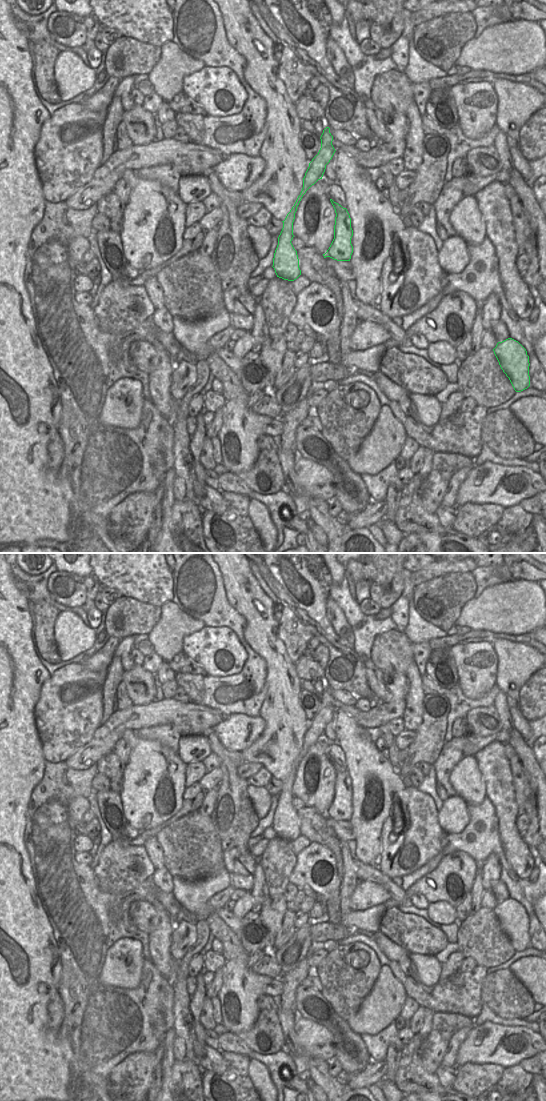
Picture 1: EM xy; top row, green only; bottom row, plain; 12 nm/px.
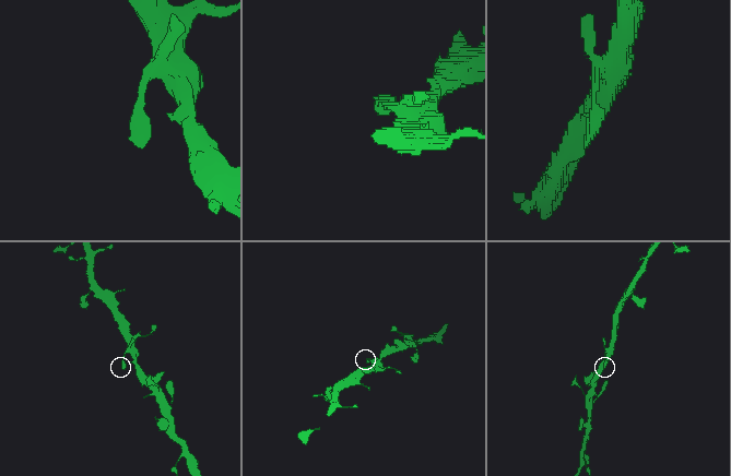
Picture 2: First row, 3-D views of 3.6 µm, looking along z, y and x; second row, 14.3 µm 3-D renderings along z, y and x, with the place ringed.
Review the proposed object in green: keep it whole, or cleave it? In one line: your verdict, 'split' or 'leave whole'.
leave whole

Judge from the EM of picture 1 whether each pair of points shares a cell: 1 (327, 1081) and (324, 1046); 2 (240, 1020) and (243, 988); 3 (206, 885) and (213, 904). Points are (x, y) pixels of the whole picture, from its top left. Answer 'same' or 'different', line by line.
1: different
2: same
3: different

